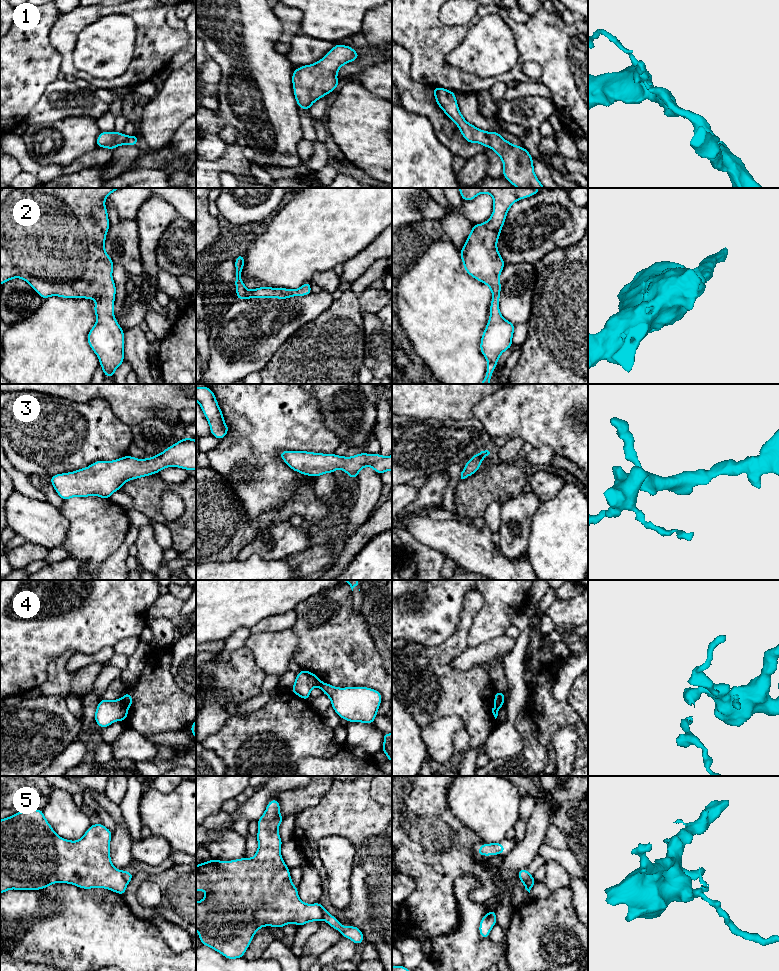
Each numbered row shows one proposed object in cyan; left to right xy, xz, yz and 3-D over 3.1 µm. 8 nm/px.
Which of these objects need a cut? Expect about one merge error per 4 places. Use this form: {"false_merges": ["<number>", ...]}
{"false_merges": ["4", "5"]}

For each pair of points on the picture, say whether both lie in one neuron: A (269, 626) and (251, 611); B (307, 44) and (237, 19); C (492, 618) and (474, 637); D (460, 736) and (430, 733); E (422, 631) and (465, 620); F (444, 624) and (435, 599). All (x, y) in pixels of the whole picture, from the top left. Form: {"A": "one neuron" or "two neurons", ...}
{"A": "two neurons", "B": "two neurons", "C": "one neuron", "D": "two neurons", "E": "two neurons", "F": "one neuron"}

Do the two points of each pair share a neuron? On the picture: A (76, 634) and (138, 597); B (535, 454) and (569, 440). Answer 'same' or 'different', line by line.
A: same
B: different

